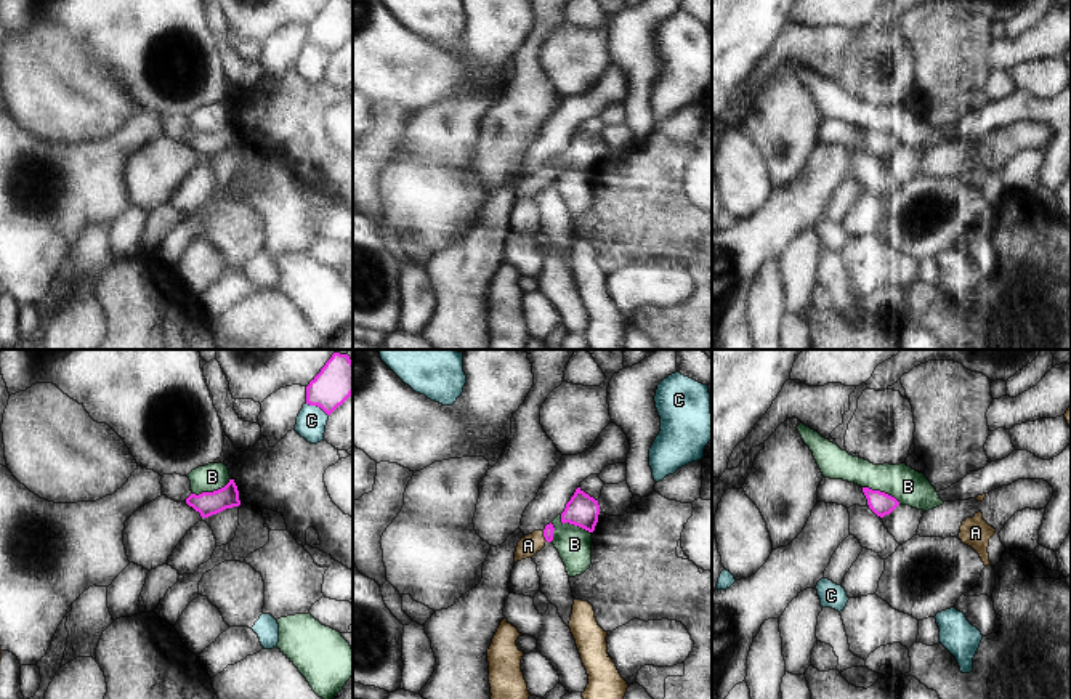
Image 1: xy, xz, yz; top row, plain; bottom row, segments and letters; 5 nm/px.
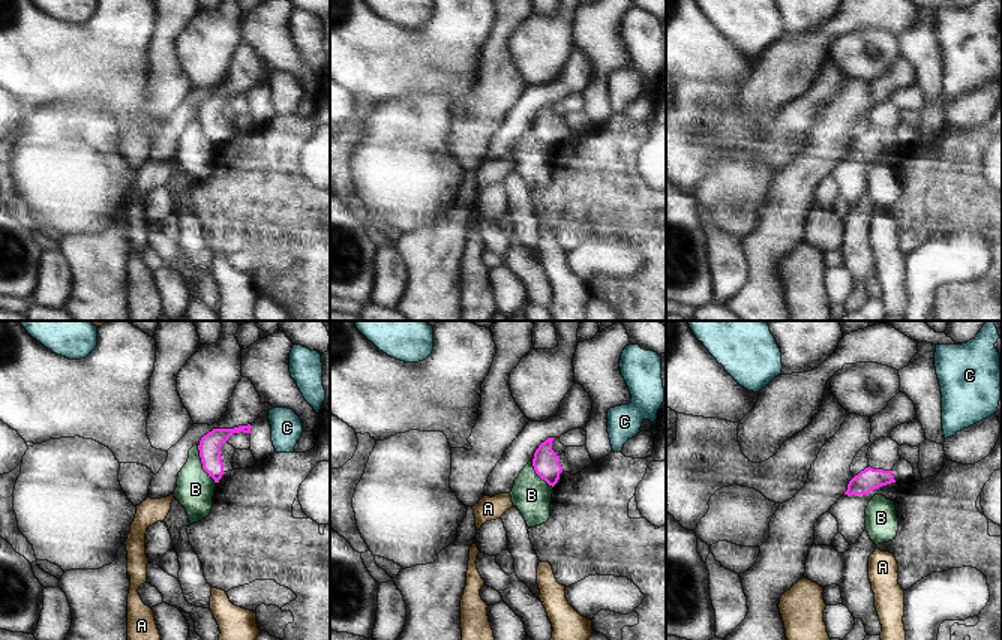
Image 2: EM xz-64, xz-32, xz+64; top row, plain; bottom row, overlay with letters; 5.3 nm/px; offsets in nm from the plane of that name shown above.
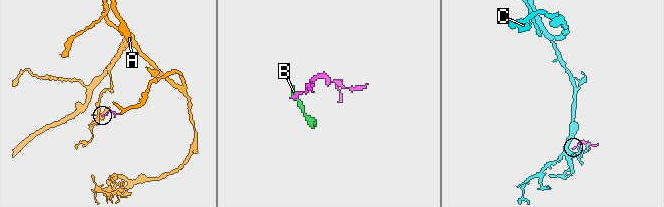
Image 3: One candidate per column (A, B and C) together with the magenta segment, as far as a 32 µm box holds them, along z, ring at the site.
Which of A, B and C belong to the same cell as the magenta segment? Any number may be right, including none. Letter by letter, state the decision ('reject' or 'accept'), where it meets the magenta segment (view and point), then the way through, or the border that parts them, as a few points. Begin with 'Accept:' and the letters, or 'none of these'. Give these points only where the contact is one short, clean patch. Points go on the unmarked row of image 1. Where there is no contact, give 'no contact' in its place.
Accept: A
A: accept; contact xz (544, 177); way xz (549, 170), (544, 177), (528, 186)
B: reject; contact xy (214, 132); border xy (230, 119), (217, 130), (193, 135)
C: reject; contact xy (316, 45)

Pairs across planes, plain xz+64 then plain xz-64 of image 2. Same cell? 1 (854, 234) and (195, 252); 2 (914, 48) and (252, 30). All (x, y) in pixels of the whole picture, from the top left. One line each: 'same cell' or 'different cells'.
1: different cells
2: same cell

